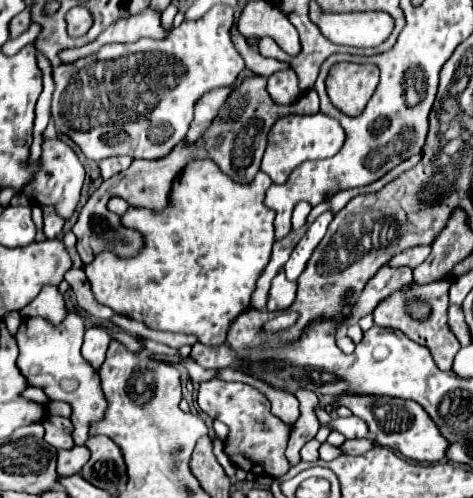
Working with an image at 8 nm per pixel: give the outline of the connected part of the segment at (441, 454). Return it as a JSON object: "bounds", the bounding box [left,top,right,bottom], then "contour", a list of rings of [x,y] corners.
{"bounds":[337,395,449,463],"contour":[[[341,395],[337,397],[337,405],[345,405],[353,411],[353,415],[361,417],[369,425],[369,433],[377,439],[379,445],[397,449],[401,455],[405,455],[411,461],[417,463],[437,463],[445,459],[445,453],[449,449],[449,441],[439,433],[433,419],[427,415],[427,411],[405,399],[381,399],[375,395]]]}

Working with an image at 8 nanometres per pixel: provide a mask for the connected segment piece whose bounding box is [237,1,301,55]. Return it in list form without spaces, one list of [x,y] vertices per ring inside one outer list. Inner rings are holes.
[[[253,1],[243,7],[239,21],[237,21],[239,33],[243,37],[271,37],[290,55],[297,55],[301,50],[299,35],[296,28],[291,24],[279,7],[275,7],[269,1]],[[287,46],[287,51],[286,51]],[[294,49],[294,50],[292,50]]]

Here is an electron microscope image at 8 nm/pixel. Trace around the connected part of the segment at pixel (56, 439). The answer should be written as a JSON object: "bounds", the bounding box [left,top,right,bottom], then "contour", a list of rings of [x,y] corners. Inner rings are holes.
{"bounds":[43,415,73,449],"contour":[[[47,415],[43,419],[45,427],[45,441],[51,443],[55,449],[69,449],[73,447],[73,423],[71,419],[57,417],[57,415]]]}

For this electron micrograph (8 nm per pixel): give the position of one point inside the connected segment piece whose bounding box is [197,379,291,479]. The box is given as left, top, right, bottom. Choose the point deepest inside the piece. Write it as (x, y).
(257, 439)

